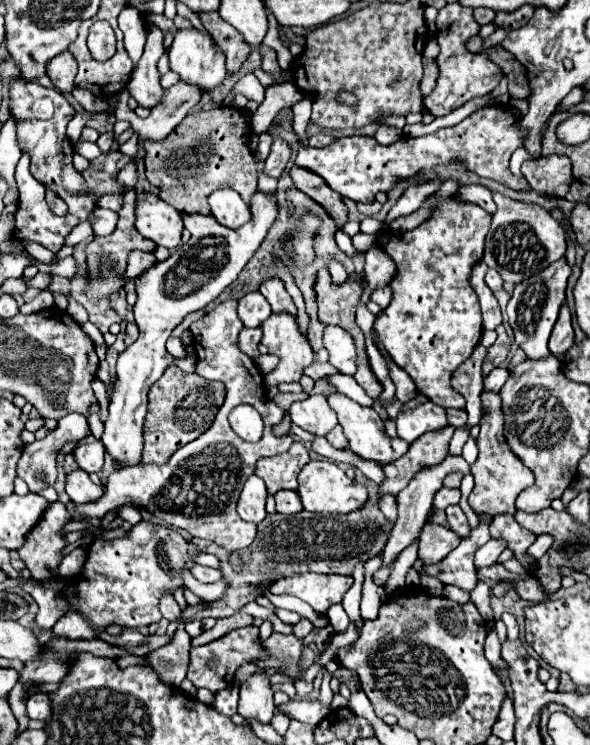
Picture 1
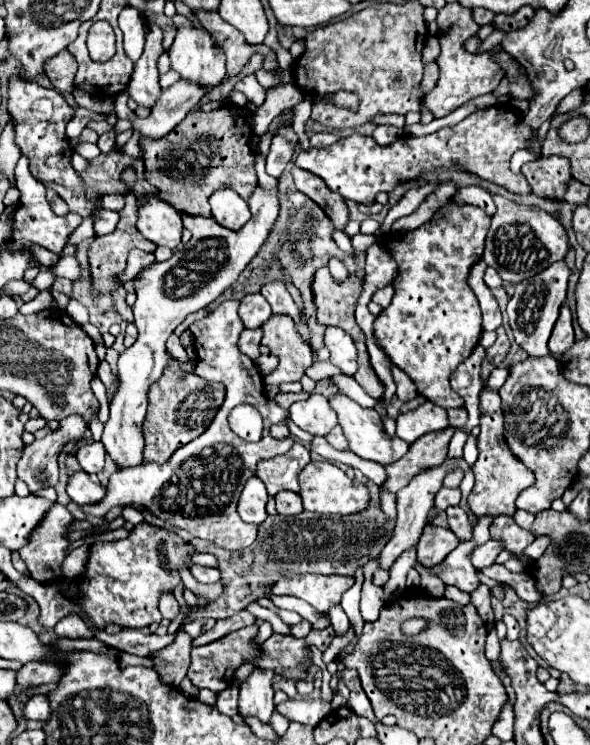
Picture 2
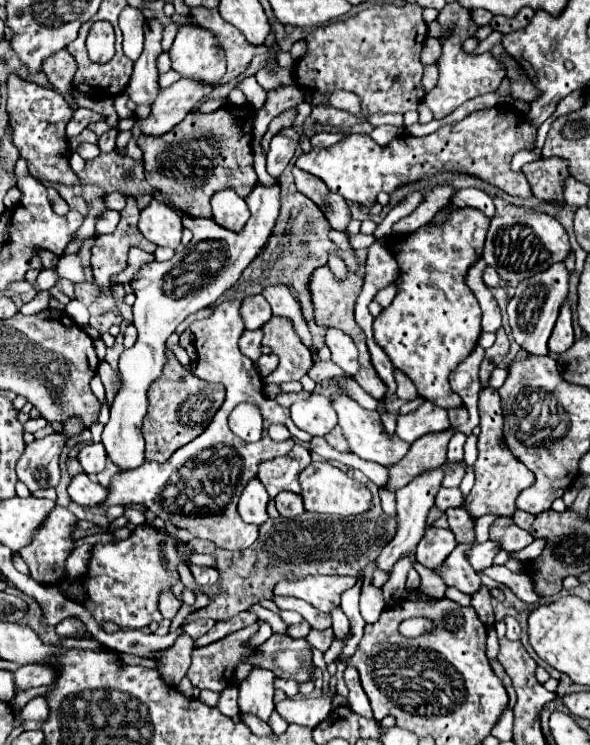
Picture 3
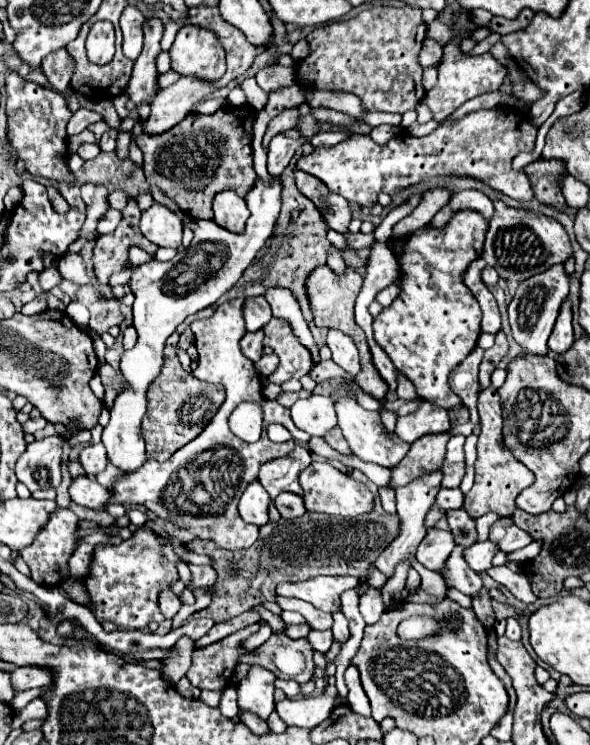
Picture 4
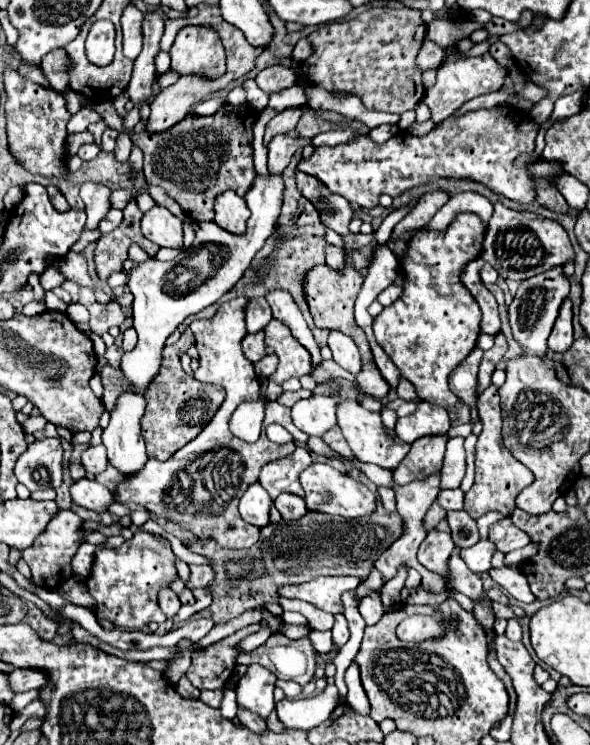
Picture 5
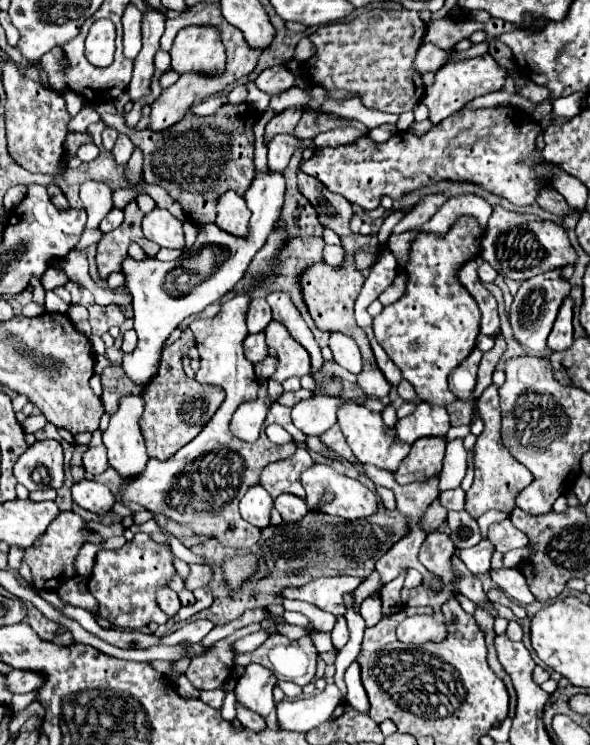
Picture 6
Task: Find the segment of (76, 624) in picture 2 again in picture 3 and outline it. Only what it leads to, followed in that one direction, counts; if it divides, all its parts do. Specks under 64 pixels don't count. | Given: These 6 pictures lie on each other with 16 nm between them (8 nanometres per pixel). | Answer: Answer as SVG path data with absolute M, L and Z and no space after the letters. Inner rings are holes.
M66 618L62 620L58 626L56 626L56 632L58 636L62 638L76 638L76 634L88 634L88 630L84 628L84 624L78 620L78 618Z

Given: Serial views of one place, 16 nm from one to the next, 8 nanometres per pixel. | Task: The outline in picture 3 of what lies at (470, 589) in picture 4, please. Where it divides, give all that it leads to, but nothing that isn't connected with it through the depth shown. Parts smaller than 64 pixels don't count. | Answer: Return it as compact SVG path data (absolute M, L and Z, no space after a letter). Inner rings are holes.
M458 544L438 572L448 586L454 586L468 596L476 594L482 586L480 576L472 570L472 566L466 560L466 550L470 550L470 548L472 548L472 544Z

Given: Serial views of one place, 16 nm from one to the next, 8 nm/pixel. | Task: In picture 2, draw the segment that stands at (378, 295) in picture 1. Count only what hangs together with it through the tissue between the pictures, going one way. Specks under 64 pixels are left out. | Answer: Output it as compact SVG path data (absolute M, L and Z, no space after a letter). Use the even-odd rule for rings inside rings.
M386 286L386 288L378 290L378 292L376 292L376 296L374 296L372 300L374 300L374 302L378 302L382 308L386 308L386 306L390 306L392 298L394 298L394 286Z

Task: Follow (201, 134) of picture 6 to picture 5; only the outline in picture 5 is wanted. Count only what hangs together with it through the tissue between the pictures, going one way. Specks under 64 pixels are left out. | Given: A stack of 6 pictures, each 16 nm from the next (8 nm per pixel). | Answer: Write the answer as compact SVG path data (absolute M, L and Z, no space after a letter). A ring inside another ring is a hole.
M82 98L82 104L94 108L110 128L126 132L132 138L132 142L144 152L146 182L162 186L166 194L182 206L184 214L192 222L214 222L214 198L226 190L240 190L240 196L244 197L256 178L252 162L252 126L258 118L258 112L250 104L224 104L212 116L188 114L184 120L180 120L180 124L176 124L176 128L170 128L168 132L126 130L124 118L116 112L112 102L90 104Z

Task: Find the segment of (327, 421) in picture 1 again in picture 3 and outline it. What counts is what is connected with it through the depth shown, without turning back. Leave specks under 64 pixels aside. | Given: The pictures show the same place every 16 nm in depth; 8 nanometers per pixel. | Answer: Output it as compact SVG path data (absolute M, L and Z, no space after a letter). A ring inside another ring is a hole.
M311 394L308 399L294 403L289 410L294 424L310 436L326 436L336 426L332 398Z

